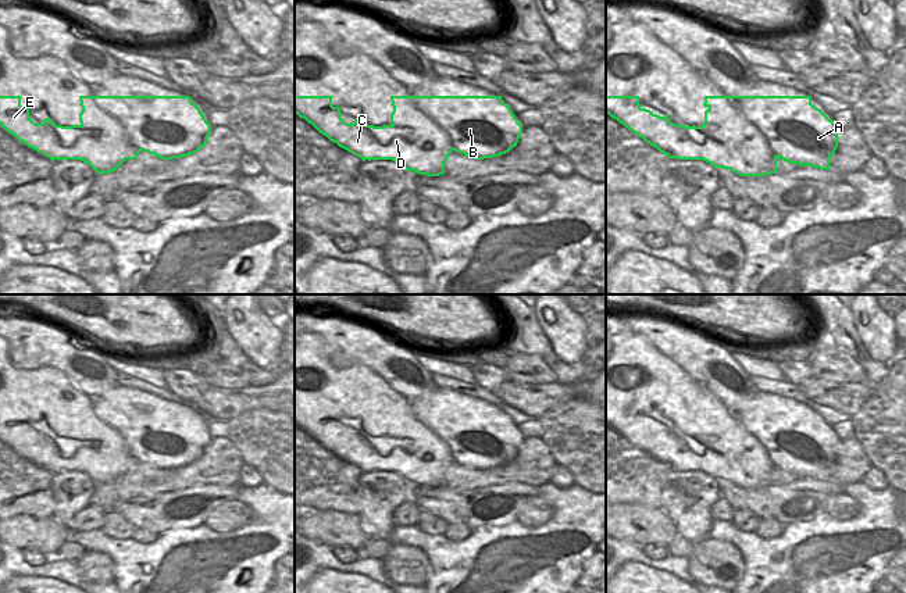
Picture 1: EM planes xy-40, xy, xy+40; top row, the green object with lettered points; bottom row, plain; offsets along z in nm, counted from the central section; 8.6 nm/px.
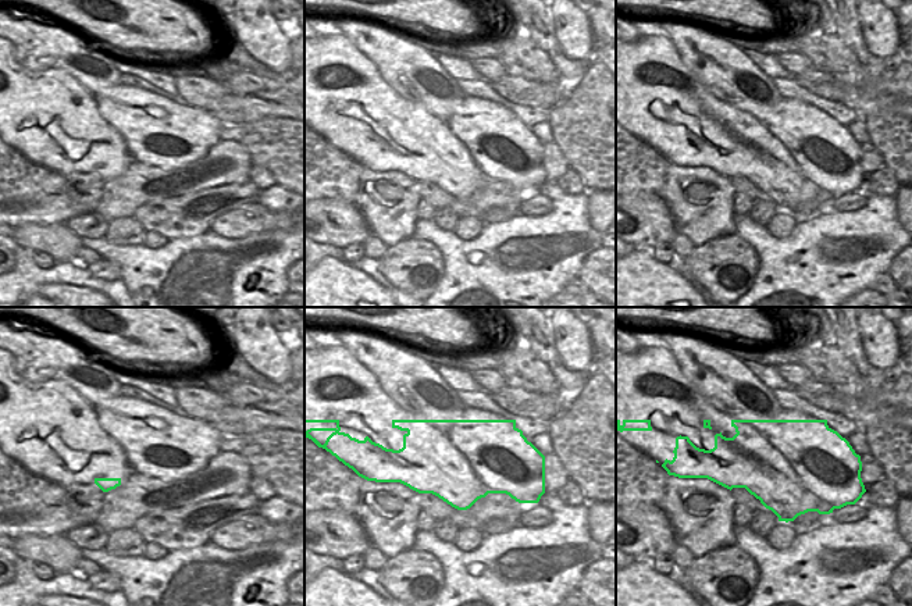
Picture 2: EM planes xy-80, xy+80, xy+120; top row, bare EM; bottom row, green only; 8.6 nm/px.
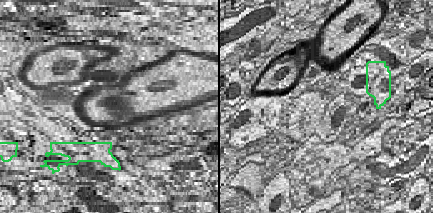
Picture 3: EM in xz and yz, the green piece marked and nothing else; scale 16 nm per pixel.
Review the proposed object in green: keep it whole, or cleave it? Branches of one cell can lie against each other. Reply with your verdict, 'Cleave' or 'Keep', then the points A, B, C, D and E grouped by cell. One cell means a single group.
Cleave. Groups: A B / C D E.

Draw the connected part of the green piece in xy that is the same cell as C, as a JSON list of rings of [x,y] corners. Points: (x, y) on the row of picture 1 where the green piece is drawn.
[[[295,96],[295,114],[304,118],[320,133],[349,153],[368,160],[392,160],[400,164],[407,172],[439,176],[445,172],[445,162],[454,150],[450,135],[428,114],[438,104],[447,104],[445,96],[390,96],[393,111],[390,125],[367,125],[356,118],[354,124],[347,124],[340,118],[340,107],[332,106],[332,96]]]

